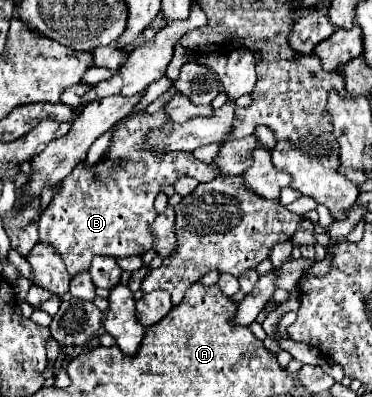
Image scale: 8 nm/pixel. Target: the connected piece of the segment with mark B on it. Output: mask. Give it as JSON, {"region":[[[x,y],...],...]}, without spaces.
{"region":[[[158,109],[152,115],[140,111],[132,119],[122,119],[110,141],[108,157],[92,167],[86,167],[84,163],[74,167],[70,177],[60,183],[62,187],[50,205],[42,211],[40,241],[52,245],[62,255],[70,275],[88,271],[96,255],[118,259],[142,255],[152,249],[154,239],[150,225],[158,215],[154,209],[154,197],[160,193],[162,185],[174,185],[182,175],[190,175],[200,183],[218,177],[218,171],[212,165],[194,159],[192,153],[160,155],[140,149],[146,133],[164,123],[170,123],[164,109]]]}

